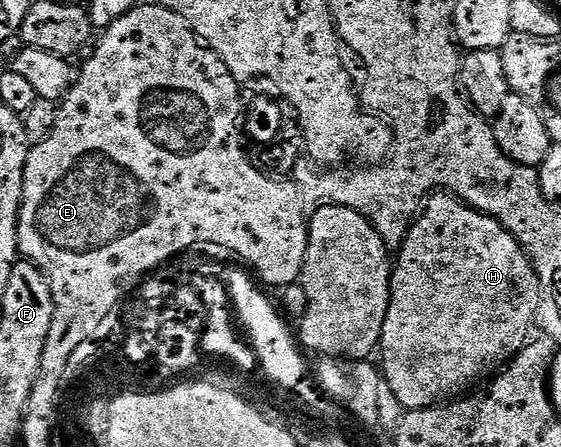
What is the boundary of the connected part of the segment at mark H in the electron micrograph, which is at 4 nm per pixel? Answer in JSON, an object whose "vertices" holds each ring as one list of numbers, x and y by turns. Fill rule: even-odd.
{"vertices":[[444,191,434,192,424,202,419,216,410,225,409,234,405,236,405,242,395,257,393,280,389,283,389,310,387,311,387,319,383,323,383,335,379,346,379,358,381,357,379,369,383,374,383,381,390,385,391,390,395,393,395,398,405,411,430,409,433,405,448,403,460,398,474,388,472,385,484,373,490,372,489,374,492,374,502,363,517,356,517,352,530,340,531,334,529,332,535,329,537,312,541,302,541,284,537,278,537,272,533,270,532,261,521,248,521,244,513,238,512,233,508,233,493,217,480,213,477,209,472,209,460,197]]}

